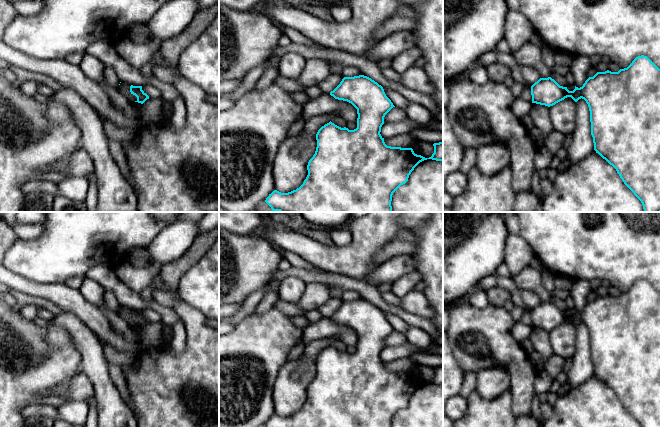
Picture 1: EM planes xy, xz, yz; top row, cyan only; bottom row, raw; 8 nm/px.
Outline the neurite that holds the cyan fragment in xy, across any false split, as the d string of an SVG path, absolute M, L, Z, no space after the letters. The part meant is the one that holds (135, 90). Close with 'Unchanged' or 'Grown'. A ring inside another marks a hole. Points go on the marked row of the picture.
M131 85L130 92L137 97L135 102L143 104L147 99L149 99L149 96L142 90L142 86Z. Unchanged

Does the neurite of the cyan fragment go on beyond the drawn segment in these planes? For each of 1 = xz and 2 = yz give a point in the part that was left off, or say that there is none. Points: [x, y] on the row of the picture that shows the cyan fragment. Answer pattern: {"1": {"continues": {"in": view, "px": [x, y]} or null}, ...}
{"1": {"continues": null}, "2": {"continues": null}}

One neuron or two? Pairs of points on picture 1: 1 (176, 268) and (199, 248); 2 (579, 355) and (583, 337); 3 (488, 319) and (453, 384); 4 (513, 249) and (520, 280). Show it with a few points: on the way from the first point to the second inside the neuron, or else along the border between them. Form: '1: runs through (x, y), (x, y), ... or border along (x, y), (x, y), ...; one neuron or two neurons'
1: runs through (182, 264), (193, 254); one neuron
2: runs through (583, 351), (583, 341); one neuron
3: border along (453, 354), (465, 372); two neurons
4: border along (529, 263), (512, 278); two neurons

